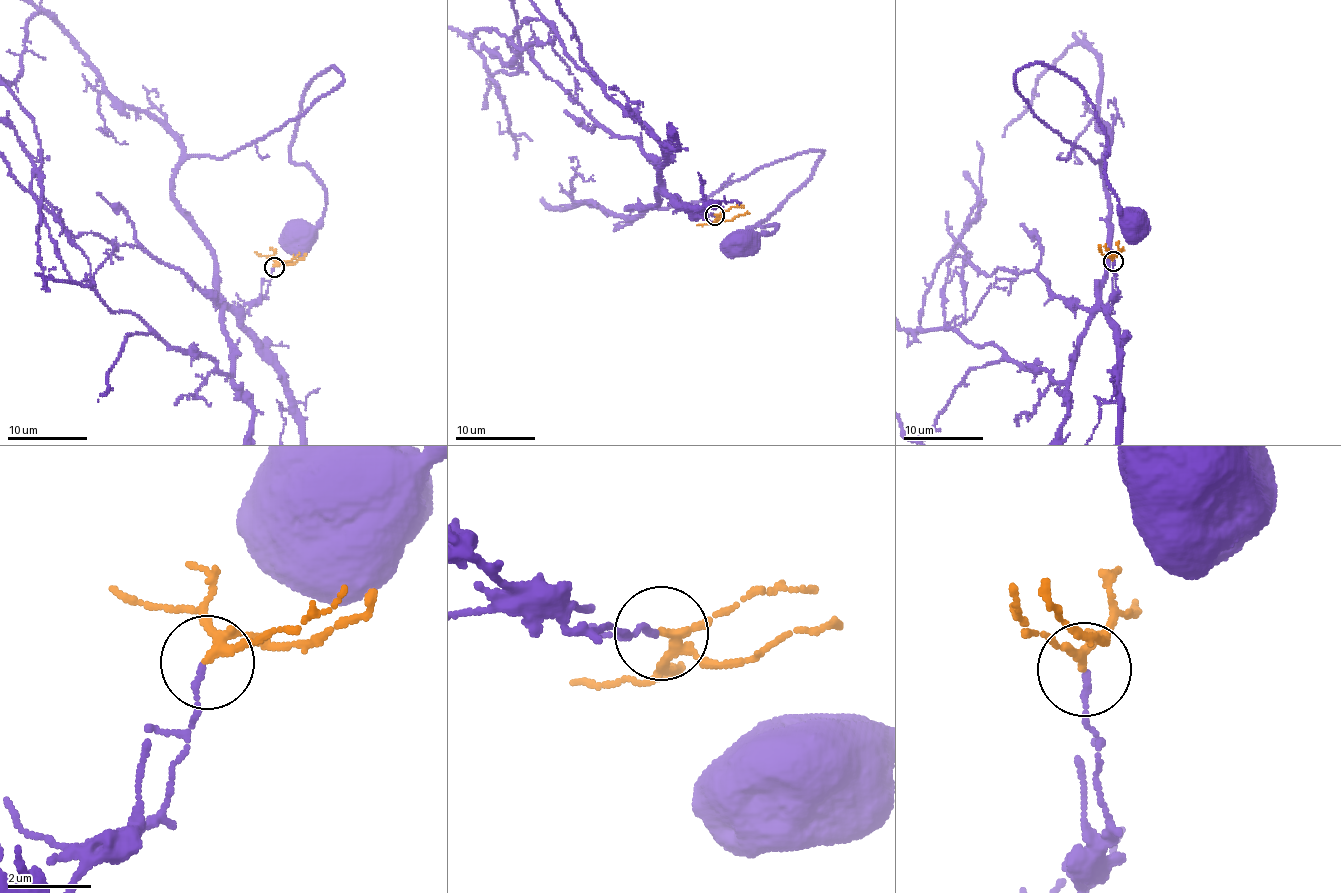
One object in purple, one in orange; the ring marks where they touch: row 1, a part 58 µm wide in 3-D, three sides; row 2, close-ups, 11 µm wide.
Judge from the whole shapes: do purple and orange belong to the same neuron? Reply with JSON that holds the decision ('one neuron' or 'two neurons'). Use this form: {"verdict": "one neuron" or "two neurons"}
{"verdict": "two neurons"}

